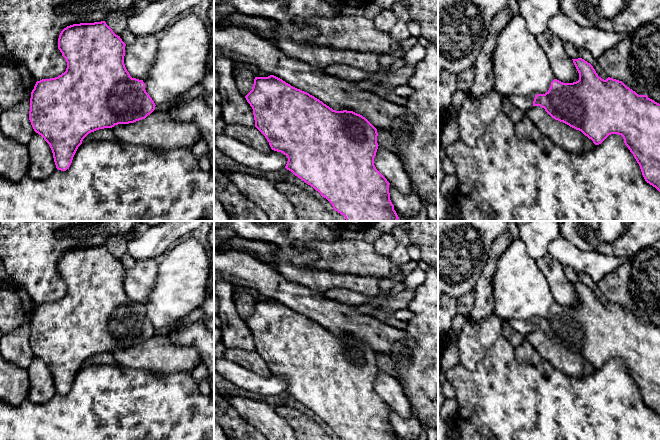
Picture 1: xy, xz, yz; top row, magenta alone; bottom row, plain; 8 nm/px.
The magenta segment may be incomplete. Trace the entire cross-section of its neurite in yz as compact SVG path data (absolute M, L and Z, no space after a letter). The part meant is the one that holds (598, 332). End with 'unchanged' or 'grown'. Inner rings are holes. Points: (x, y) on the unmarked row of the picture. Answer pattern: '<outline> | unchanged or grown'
M584 283L572 284L579 297L578 305L563 307L554 303L545 318L509 319L502 320L503 323L507 322L524 336L540 330L555 344L581 355L595 369L601 368L611 358L621 359L639 388L645 405L660 416L660 328L647 319L638 319L622 305L610 301L602 303Z | grown

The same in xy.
M105 245L73 248L64 252L58 262L58 273L67 286L64 297L37 305L31 316L29 344L36 357L49 368L56 392L69 393L83 363L91 356L145 343L155 334L155 327L145 314L143 304L132 302L124 288L126 268Z | unchanged

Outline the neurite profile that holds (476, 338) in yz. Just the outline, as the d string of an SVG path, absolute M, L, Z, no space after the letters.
M494 313L479 322L467 318L457 343L459 363L468 370L474 370L502 336L502 324L502 319Z

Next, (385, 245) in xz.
M384 233L373 243L373 245L378 253L386 257L389 257L396 248L396 246L398 245L398 243L395 240L395 238L392 236L392 234Z

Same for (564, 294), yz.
M550 254L536 259L536 263L547 279L555 303L563 307L573 307L579 304L579 297L572 282L563 271L563 264Z

